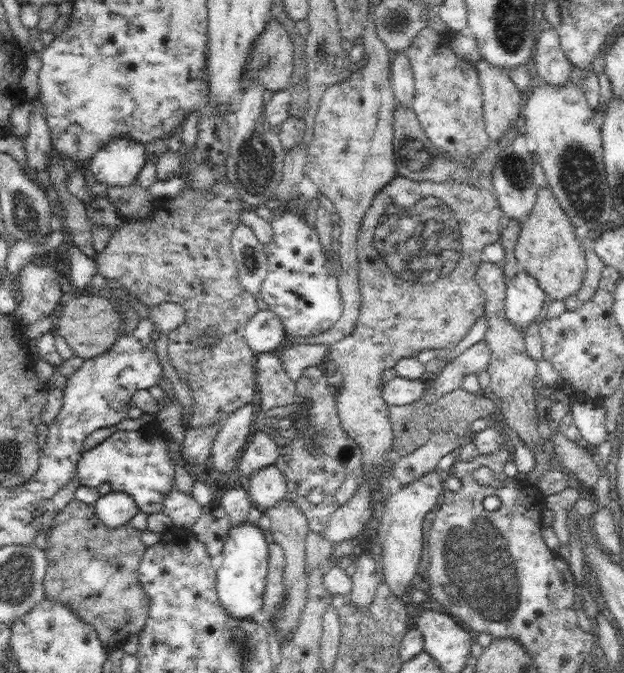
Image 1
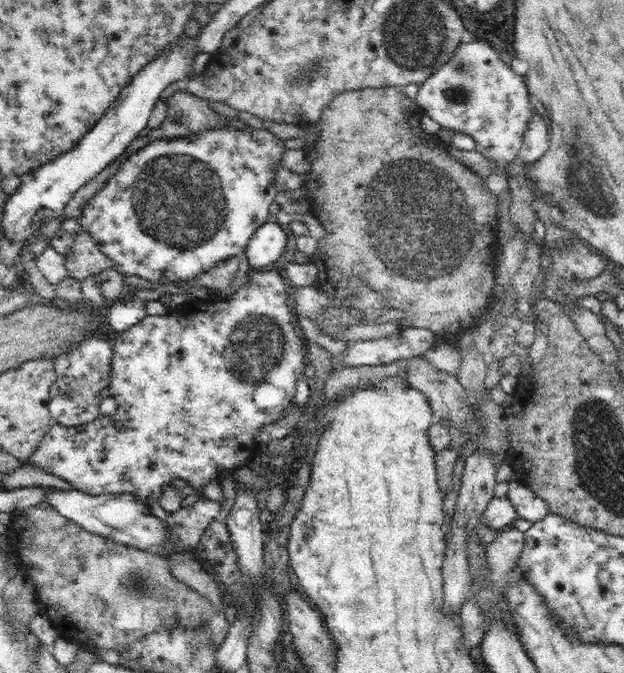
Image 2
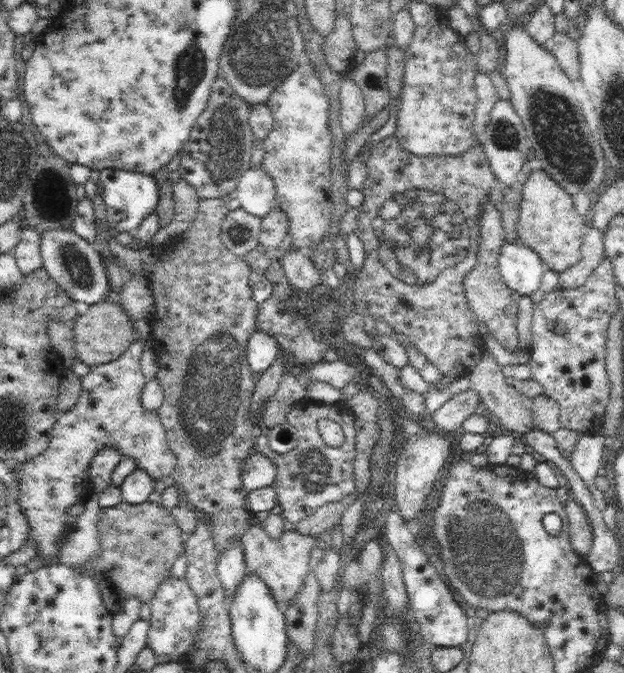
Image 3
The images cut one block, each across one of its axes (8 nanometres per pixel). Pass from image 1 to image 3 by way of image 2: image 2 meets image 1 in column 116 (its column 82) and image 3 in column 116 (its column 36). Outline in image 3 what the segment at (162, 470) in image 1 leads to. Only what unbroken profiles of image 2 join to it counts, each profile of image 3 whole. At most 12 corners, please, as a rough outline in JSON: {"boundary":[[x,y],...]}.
{"boundary":[[101,448],[87,476],[97,492],[113,486],[111,476],[123,454]]}

